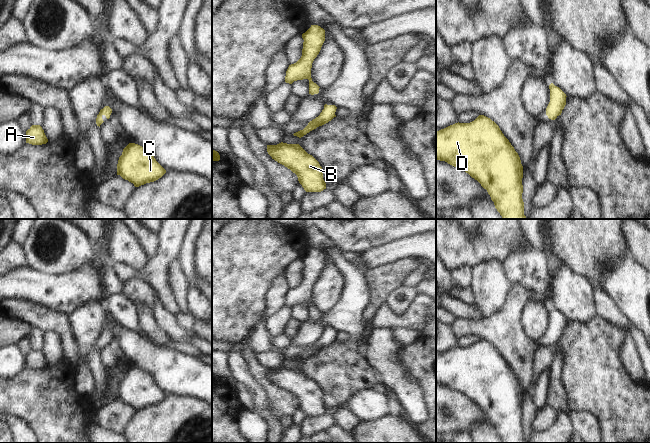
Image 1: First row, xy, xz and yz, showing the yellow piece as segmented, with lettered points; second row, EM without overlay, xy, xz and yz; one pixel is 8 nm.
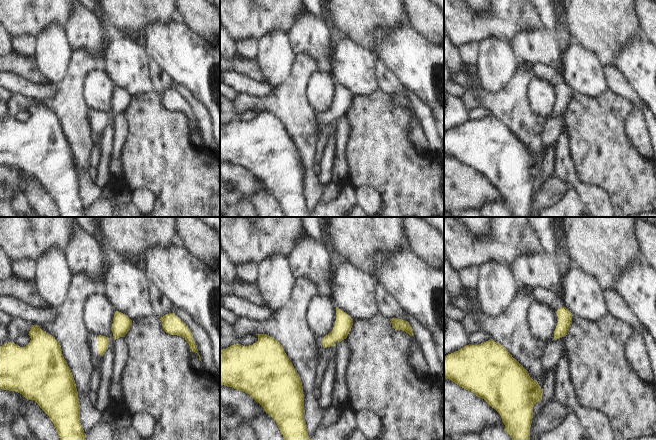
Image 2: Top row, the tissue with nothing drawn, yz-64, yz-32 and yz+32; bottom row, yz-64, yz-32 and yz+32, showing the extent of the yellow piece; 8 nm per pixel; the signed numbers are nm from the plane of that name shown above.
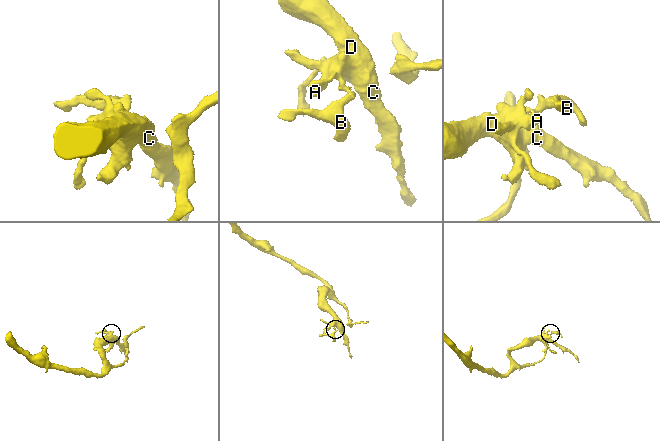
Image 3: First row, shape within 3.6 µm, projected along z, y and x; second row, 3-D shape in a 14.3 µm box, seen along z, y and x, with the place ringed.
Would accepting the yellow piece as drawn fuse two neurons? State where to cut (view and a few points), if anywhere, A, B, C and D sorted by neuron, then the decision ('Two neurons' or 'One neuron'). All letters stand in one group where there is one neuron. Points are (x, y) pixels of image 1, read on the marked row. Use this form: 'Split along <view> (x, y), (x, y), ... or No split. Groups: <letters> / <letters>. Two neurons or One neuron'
No split. Groups: A B C D. One neuron.

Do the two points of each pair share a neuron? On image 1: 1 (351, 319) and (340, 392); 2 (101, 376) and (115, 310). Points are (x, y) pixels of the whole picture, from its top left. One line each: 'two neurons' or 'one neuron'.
1: two neurons
2: two neurons

